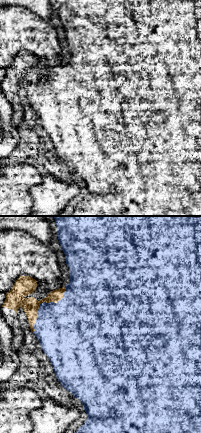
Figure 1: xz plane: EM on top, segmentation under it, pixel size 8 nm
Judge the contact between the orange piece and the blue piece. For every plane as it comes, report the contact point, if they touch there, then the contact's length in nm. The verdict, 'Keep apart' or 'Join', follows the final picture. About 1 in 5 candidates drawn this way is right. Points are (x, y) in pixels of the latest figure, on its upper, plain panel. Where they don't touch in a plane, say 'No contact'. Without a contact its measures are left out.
Touches orange at (42, 78). Shared border 440 nm

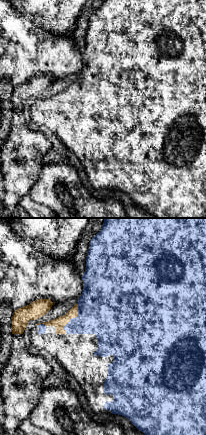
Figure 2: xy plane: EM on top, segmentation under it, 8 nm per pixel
Touches orange at (73, 93). Shared border 260 nm

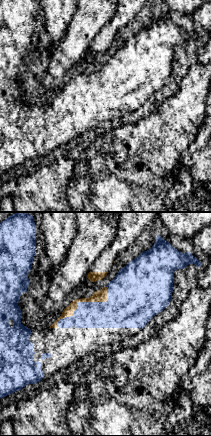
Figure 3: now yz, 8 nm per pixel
Touches orange at (82, 77). Shared border 500 nm

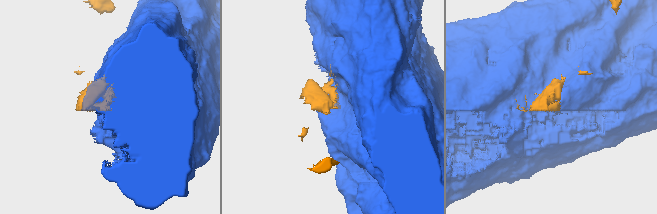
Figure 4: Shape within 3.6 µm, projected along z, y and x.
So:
Keep apart

